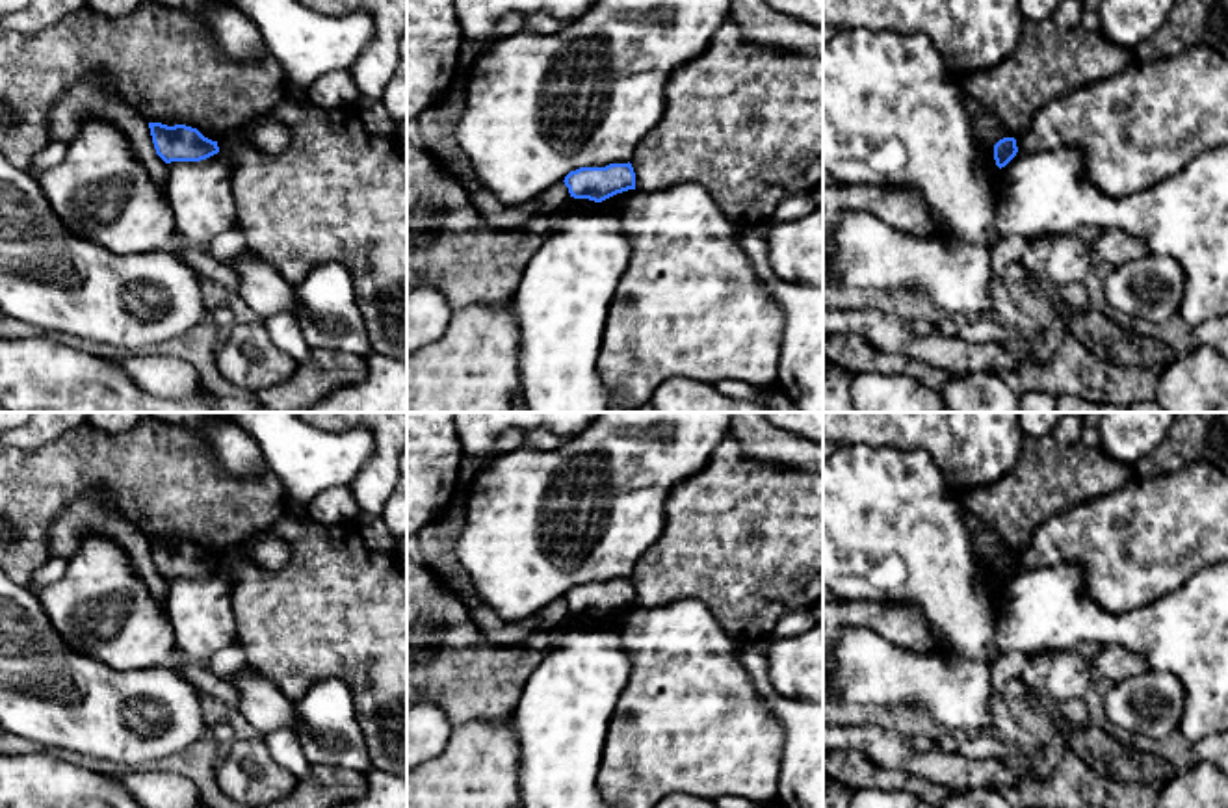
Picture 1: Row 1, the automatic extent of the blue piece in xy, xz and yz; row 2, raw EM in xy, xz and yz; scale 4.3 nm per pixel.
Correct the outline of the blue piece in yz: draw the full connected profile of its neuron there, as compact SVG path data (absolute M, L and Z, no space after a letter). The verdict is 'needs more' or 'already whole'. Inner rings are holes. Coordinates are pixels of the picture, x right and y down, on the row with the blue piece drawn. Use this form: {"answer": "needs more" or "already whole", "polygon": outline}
{"answer": "already whole", "polygon": "M1003 137L994 145L994 160L996 165L1001 169L1005 167L1018 152L1014 137Z"}

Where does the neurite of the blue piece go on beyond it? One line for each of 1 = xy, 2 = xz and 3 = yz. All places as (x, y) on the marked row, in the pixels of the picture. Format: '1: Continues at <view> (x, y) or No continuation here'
1: No continuation here
2: No continuation here
3: No continuation here

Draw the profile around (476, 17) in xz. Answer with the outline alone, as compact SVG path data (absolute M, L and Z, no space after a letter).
M455 0L463 41L487 39L494 24L509 13L548 13L565 24L585 15L598 0Z

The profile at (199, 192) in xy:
M221 152L201 162L167 163L165 193L178 236L206 247L236 225L232 171Z

